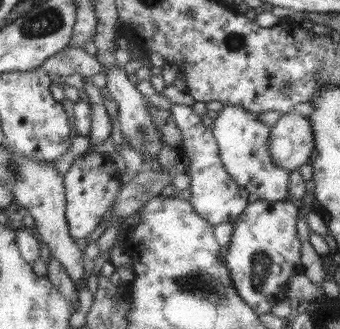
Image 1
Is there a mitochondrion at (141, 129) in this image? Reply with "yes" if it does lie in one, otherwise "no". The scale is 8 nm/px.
yes

